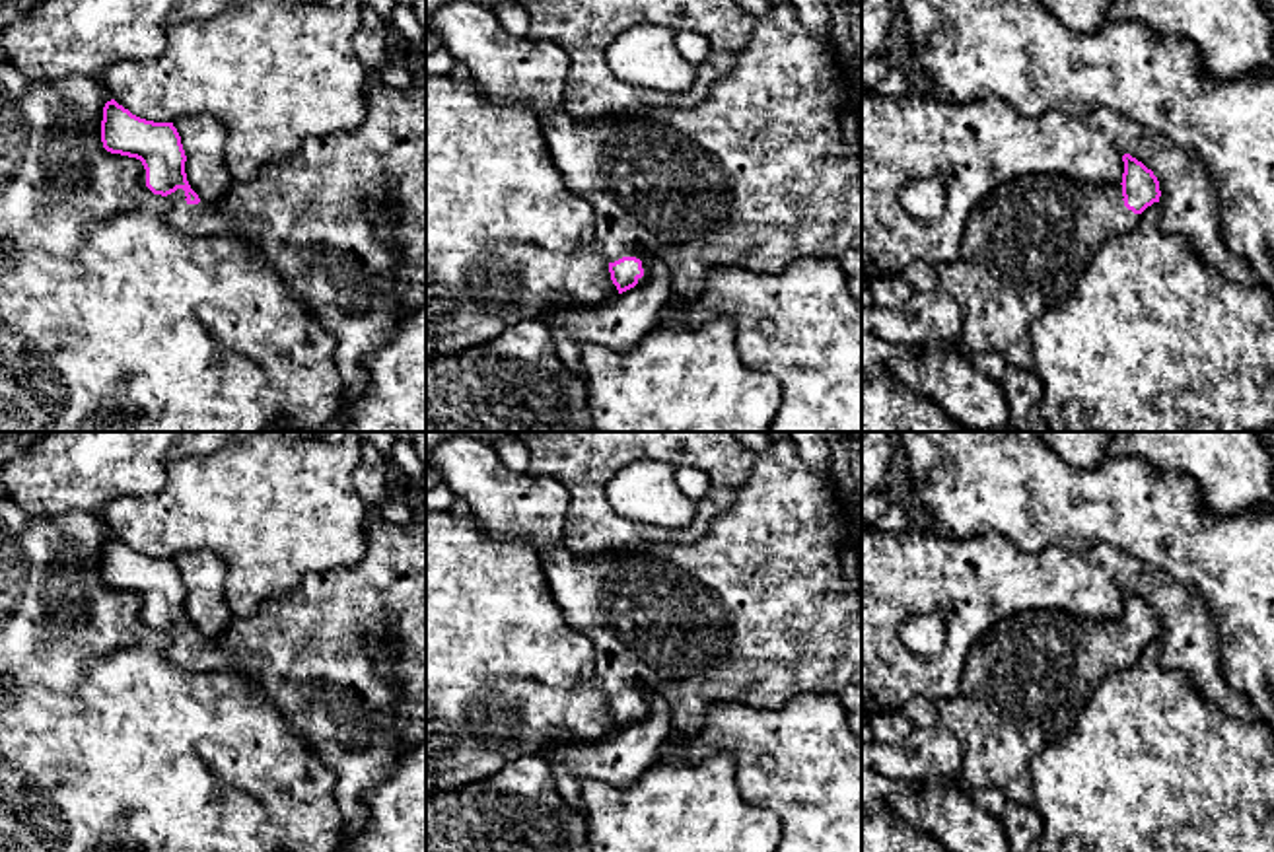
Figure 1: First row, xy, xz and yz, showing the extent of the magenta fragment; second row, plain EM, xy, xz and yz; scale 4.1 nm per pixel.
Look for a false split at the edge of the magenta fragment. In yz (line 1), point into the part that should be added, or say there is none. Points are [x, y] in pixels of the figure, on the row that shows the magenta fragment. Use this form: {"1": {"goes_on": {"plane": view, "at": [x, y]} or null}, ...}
{"1": {"goes_on": {"plane": "yz", "at": [1024, 246]}}}

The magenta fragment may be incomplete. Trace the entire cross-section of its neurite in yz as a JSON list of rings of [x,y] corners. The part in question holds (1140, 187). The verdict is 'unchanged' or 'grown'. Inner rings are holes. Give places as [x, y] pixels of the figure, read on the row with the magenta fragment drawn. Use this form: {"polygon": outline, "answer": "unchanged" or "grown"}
{"polygon": [[[1124,154],[1122,161],[1120,185],[1085,183],[1054,173],[1021,175],[990,191],[973,208],[963,226],[957,259],[936,268],[936,288],[959,305],[969,354],[998,352],[1011,368],[1033,372],[1035,321],[1072,294],[1078,276],[1111,237],[1130,231],[1138,216],[1159,202],[1161,191],[1153,171],[1130,154]]], "answer": "grown"}

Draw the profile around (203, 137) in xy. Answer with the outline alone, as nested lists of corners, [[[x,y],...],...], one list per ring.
[[[206,113],[181,117],[173,126],[187,156],[185,173],[191,189],[202,202],[218,202],[233,183],[226,167],[226,126]]]

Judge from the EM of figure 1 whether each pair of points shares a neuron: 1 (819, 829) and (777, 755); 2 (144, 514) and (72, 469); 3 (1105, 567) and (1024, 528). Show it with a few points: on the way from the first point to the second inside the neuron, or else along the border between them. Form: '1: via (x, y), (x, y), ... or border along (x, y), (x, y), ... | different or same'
1: via (819, 812), (819, 798), (794, 773) | same
2: border along (164, 487), (148, 495), (115, 496), (100, 512) | different
3: border along (1115, 545), (1024, 551) | different

